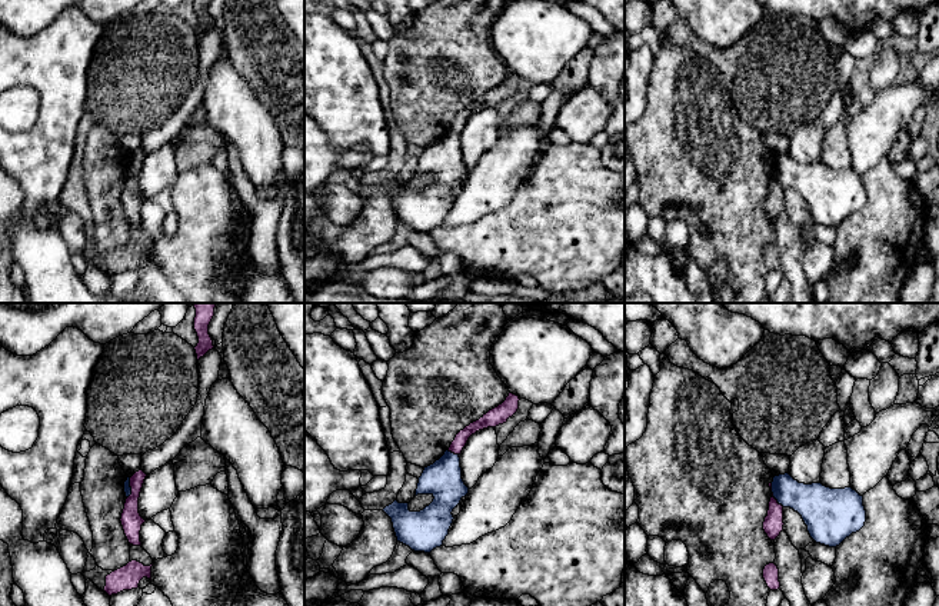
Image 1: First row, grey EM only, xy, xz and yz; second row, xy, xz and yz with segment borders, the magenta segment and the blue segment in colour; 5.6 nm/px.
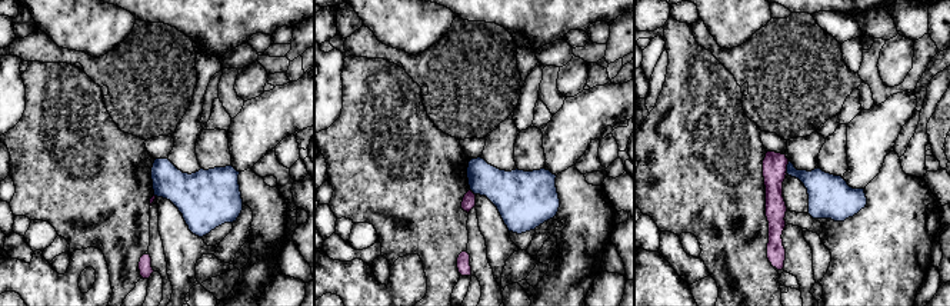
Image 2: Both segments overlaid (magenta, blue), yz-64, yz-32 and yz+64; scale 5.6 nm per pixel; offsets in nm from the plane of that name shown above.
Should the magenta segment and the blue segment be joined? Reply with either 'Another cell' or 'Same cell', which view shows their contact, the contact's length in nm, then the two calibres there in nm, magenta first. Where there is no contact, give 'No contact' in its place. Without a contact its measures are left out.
Another cell. Touches magenta in yz. Shared border 110 nm. Thickness 110 nm (magenta) against 240 nm

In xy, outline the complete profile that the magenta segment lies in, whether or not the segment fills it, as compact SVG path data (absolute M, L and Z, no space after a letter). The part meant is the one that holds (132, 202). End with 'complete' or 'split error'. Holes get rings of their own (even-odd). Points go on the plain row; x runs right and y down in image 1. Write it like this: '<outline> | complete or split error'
M139 150L130 157L131 174L126 179L120 199L124 214L133 226L141 226L140 210L146 200L139 193L139 177L146 156L147 154L143 150Z | complete

